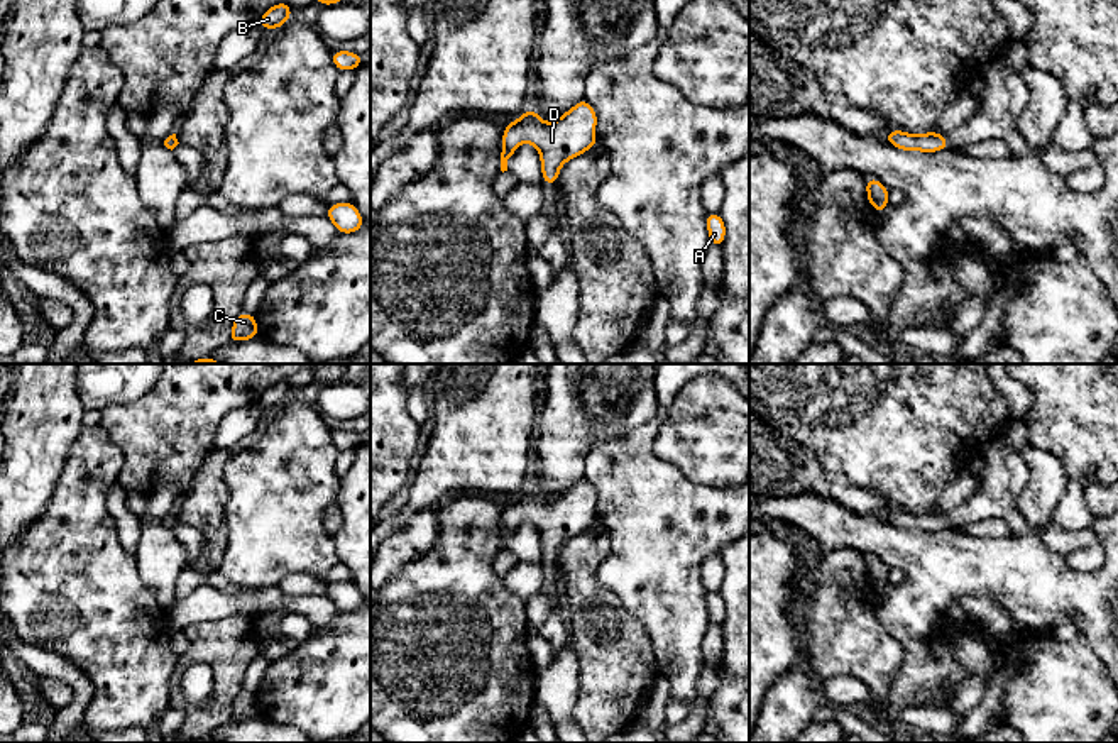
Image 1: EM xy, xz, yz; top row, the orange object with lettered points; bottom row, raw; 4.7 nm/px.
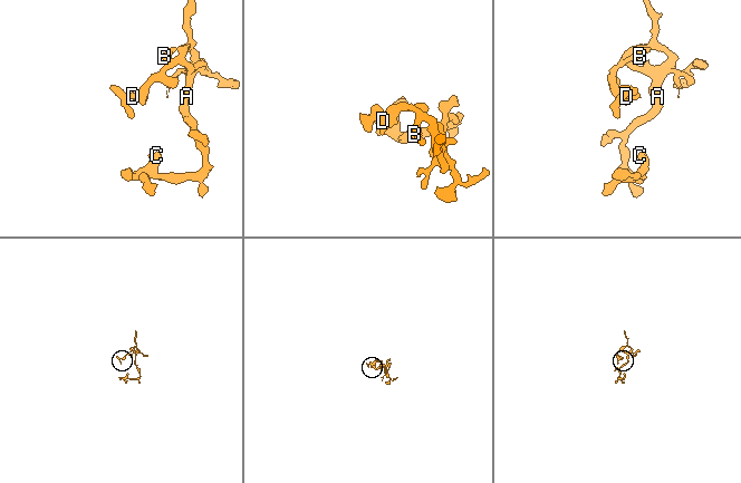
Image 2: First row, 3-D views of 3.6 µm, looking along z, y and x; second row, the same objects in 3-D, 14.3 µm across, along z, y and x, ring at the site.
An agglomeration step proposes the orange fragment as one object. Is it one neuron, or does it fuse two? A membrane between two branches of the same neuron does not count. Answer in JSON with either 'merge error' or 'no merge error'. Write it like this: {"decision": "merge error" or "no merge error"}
{"decision": "no merge error"}

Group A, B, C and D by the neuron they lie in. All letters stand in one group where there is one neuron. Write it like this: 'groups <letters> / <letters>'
groups A B C D

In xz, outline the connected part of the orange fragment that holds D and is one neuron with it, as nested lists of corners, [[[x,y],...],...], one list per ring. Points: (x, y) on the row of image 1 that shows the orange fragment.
[[[585,98],[551,124],[528,108],[521,118],[506,124],[501,171],[507,171],[507,161],[518,146],[529,142],[540,151],[543,184],[556,184],[560,168],[597,144],[595,125],[597,113]]]

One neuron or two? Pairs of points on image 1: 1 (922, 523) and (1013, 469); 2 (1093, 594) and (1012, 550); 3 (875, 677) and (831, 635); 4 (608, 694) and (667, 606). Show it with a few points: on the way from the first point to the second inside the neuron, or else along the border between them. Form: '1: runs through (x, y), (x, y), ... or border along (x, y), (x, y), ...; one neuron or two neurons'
1: runs through (944, 522), (968, 513), (991, 491); one neuron
2: runs through (1073, 594), (1054, 593), (1032, 571); one neuron
3: runs through (865, 667), (841, 643); one neuron
4: border along (623, 605), (643, 627), (660, 672); two neurons

